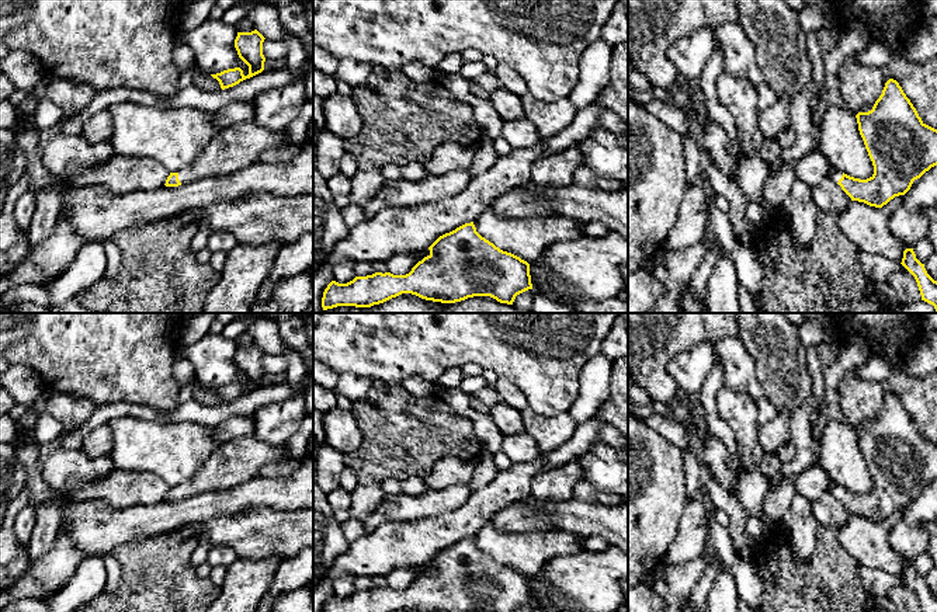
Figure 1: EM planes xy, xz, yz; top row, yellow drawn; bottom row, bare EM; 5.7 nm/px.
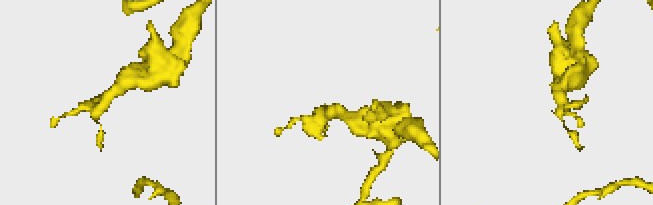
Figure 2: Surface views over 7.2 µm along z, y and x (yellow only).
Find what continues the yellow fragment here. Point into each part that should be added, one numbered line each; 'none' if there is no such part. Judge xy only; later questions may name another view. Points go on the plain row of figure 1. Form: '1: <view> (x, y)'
1: xy (238, 461)

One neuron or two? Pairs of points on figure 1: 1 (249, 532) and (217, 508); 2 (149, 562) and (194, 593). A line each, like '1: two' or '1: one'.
1: two
2: one

